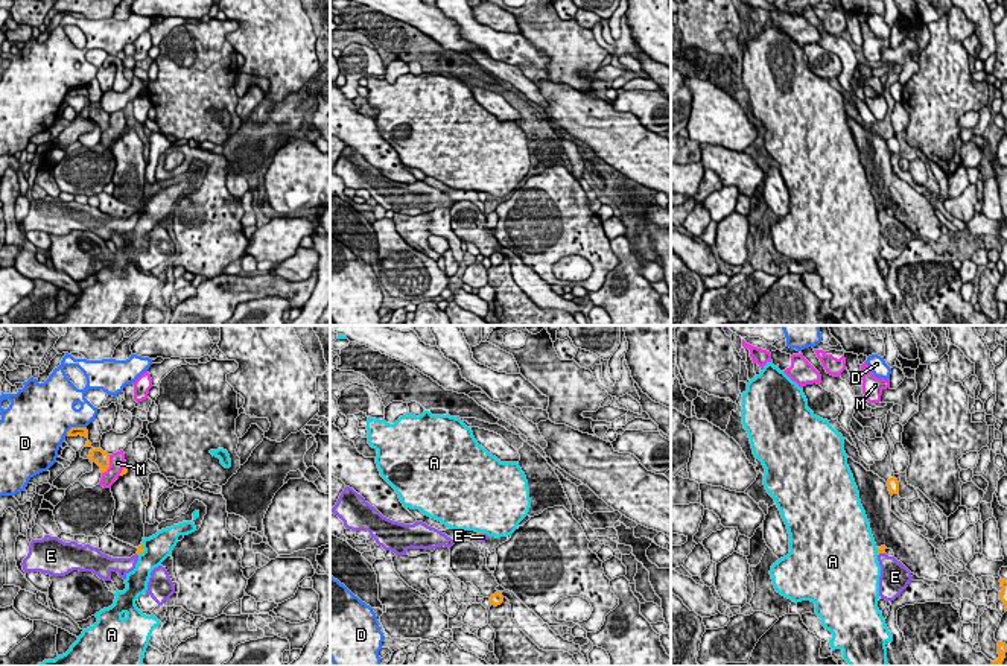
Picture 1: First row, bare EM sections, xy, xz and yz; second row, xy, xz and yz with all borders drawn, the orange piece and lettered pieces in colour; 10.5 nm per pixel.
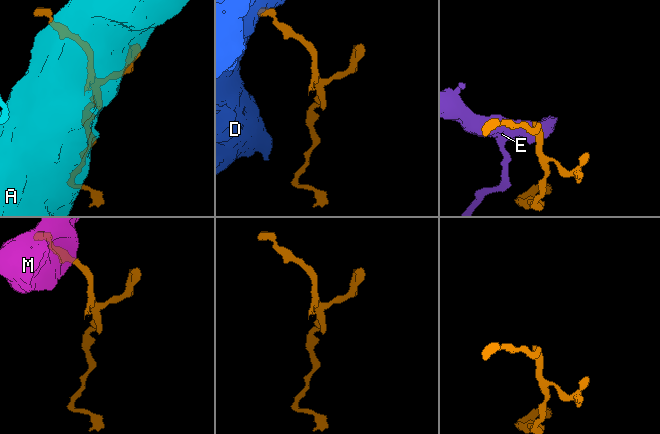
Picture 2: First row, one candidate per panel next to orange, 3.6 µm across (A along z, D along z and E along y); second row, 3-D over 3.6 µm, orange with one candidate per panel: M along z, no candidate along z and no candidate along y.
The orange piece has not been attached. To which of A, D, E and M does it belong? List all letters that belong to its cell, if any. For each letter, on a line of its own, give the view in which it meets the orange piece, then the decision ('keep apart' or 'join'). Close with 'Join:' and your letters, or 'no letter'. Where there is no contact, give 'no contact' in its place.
A: xy | keep apart
D: xy | keep apart
E: xz | join
M: xy | keep apart
Join: E

